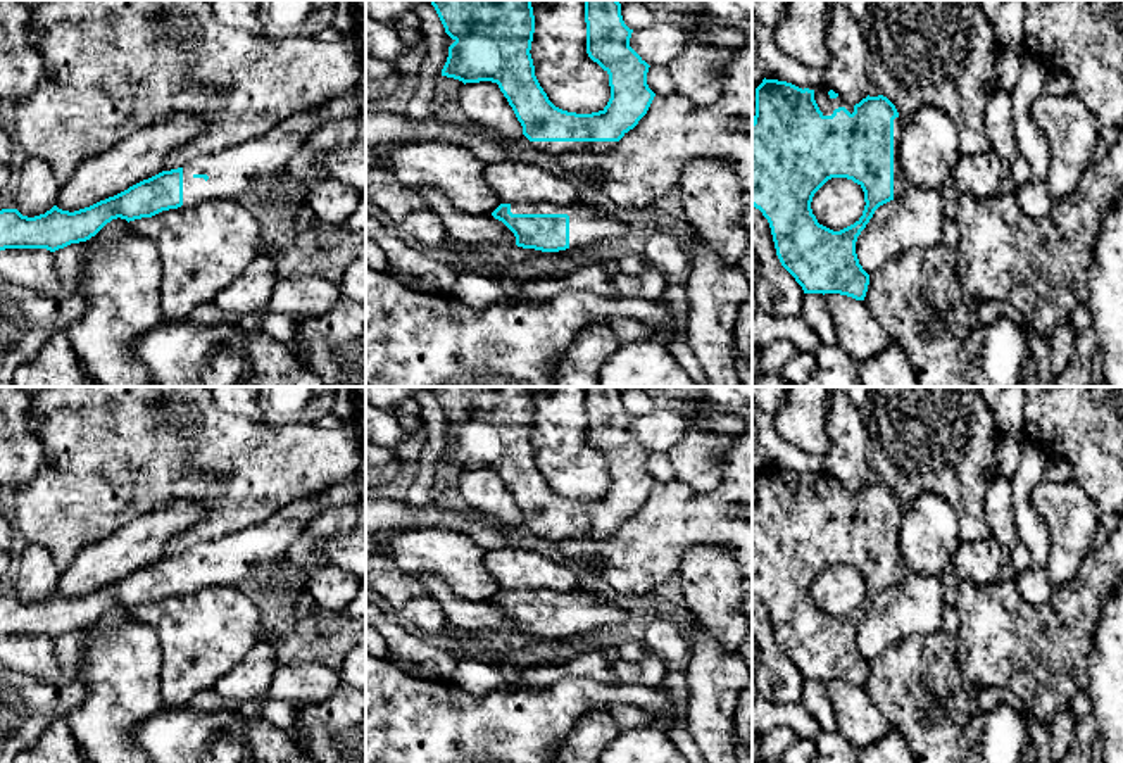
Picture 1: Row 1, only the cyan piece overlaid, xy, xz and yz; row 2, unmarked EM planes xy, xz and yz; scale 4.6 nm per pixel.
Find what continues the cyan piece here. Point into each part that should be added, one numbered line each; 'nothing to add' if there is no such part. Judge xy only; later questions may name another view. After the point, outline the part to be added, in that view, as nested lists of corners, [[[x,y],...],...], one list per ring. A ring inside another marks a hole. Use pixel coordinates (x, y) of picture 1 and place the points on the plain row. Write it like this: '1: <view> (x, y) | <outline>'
1: xy (232, 558) | [[[348,476],[338,483],[331,483],[317,492],[297,499],[279,508],[266,521],[242,528],[231,535],[205,542],[183,552],[183,592],[193,592],[204,585],[240,585],[255,571],[264,571],[286,558],[290,545],[302,535],[307,525],[324,509],[342,506],[366,504],[366,480],[361,476]]]

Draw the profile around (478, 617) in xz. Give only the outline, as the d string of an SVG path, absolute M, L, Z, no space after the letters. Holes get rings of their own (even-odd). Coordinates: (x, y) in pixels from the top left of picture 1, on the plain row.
M423 573L419 582L426 594L433 597L445 613L447 623L459 630L485 635L518 634L514 620L492 601L461 599L442 578L433 573Z

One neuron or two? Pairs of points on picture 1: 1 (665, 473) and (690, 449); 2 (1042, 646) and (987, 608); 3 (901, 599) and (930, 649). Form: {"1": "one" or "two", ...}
{"1": "two", "2": "one", "3": "two"}

